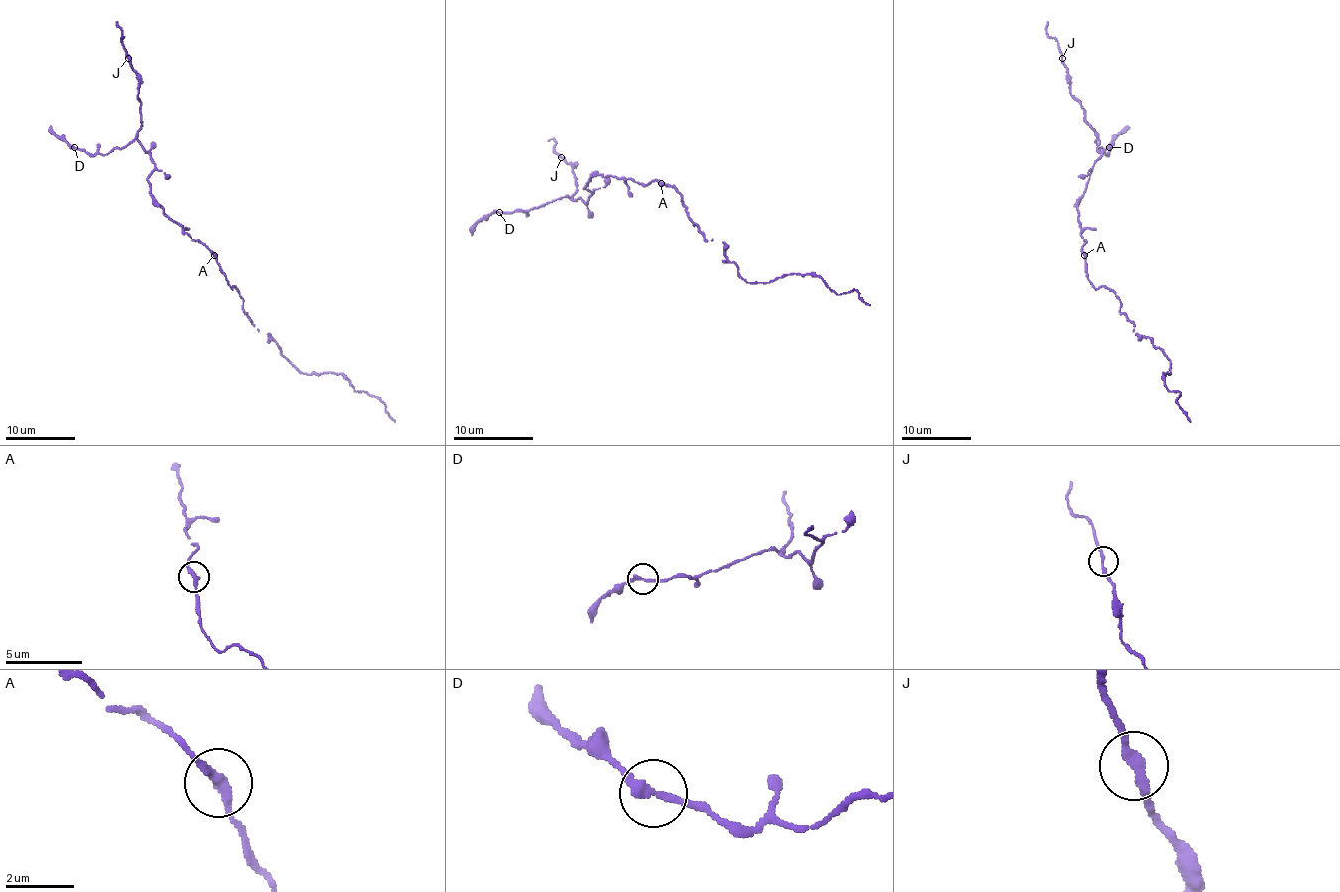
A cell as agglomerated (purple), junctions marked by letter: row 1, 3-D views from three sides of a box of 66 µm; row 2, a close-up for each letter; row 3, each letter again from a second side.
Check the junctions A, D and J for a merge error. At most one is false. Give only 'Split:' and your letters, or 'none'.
Split: none

